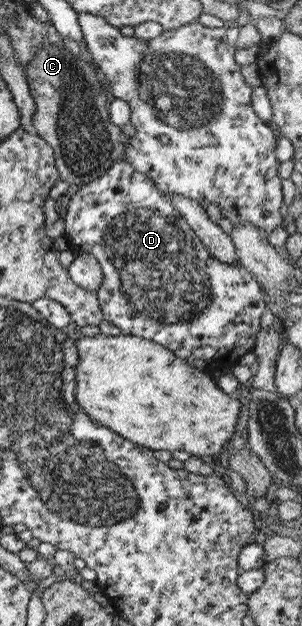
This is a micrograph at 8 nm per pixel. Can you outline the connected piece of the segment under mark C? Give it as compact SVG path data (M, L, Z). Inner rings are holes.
M46 44L33 53L23 71L34 103L34 133L52 149L54 167L60 180L69 185L88 184L106 172L115 161L123 159L124 146L131 138L123 135L121 129L108 120L106 108L111 98L96 65L90 65L82 56L70 54L64 46Z

